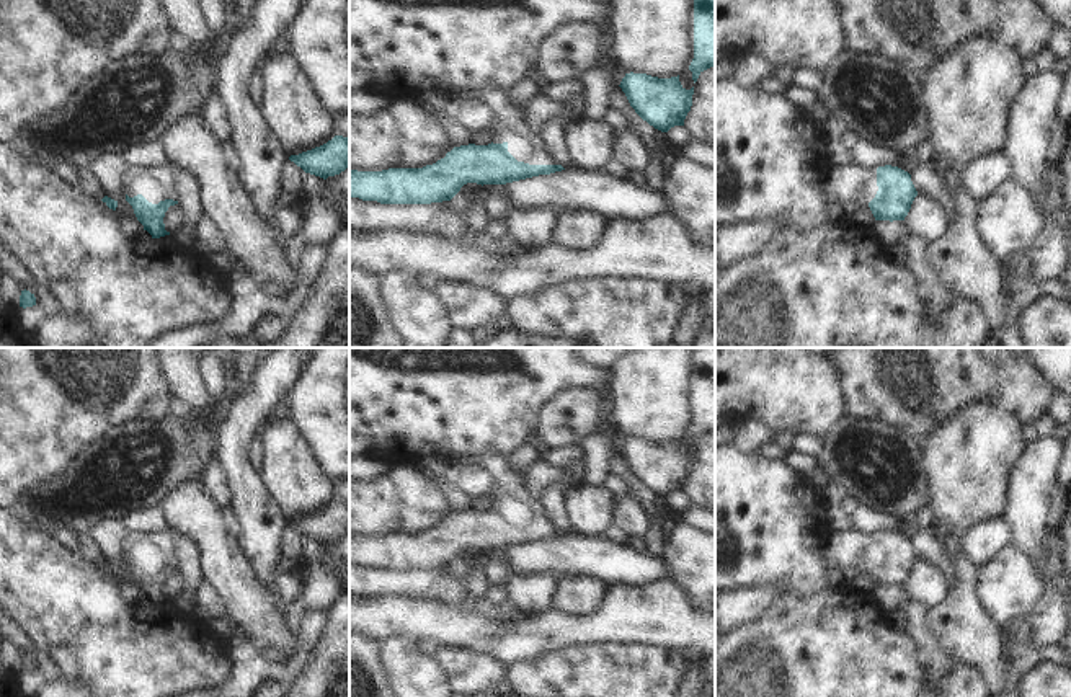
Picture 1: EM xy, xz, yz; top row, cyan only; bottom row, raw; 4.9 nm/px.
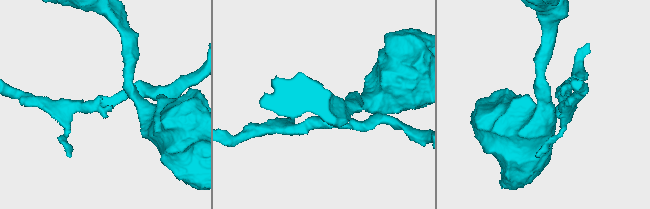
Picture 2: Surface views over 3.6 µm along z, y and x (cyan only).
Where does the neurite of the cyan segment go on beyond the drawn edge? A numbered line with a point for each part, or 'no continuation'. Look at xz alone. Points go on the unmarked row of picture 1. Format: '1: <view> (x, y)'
1: xz (510, 490)

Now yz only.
1: yz (843, 550)

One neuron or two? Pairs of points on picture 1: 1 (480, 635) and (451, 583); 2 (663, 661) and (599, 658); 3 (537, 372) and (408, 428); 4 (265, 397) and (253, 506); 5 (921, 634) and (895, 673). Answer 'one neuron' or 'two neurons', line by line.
1: two neurons
2: one neuron
3: one neuron
4: one neuron
5: two neurons

